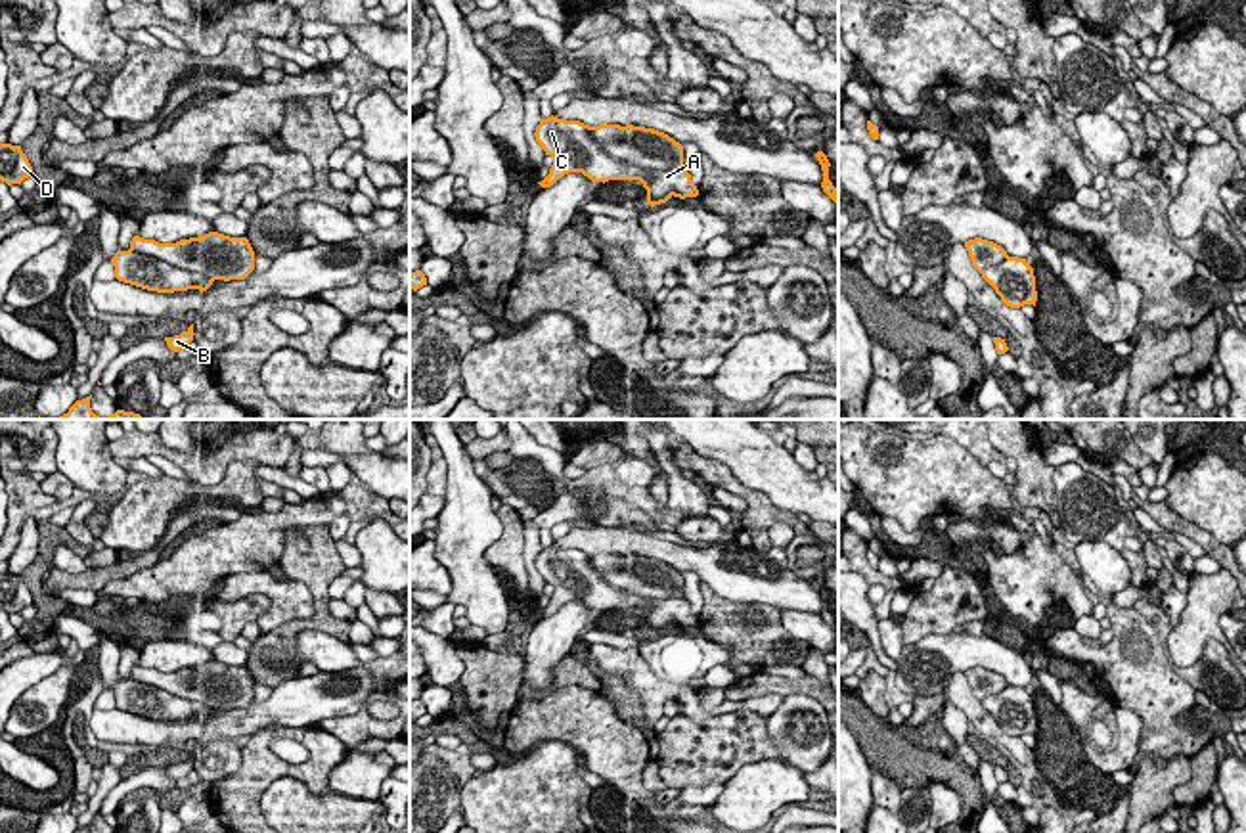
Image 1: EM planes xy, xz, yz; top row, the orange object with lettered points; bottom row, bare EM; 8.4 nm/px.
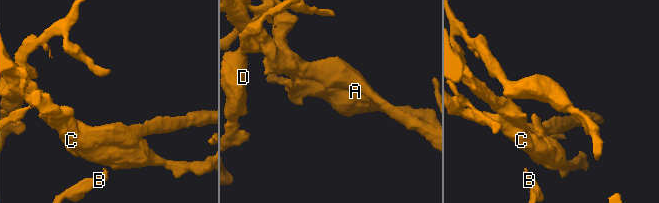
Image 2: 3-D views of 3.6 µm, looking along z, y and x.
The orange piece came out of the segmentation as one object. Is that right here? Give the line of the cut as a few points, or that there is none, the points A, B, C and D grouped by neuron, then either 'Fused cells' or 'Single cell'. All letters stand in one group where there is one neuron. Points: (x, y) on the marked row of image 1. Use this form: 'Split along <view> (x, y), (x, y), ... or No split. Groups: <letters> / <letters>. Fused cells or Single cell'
No split. Groups: A B C D. Single cell

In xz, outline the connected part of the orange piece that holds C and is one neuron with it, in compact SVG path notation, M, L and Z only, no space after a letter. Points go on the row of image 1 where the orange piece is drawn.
M551 115L540 121L534 136L545 155L553 157L549 174L538 182L542 188L553 186L568 172L582 172L591 182L603 184L609 180L639 180L647 190L645 205L651 207L666 203L672 195L679 199L699 195L691 174L683 169L683 146L664 132L634 124L590 126Z

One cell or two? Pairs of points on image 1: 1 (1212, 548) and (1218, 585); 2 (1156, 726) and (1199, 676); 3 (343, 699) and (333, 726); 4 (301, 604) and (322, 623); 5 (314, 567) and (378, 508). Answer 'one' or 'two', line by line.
1: two
2: two
3: two
4: two
5: two

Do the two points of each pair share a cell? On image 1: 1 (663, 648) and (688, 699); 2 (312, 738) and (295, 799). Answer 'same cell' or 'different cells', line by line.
1: different cells
2: different cells

